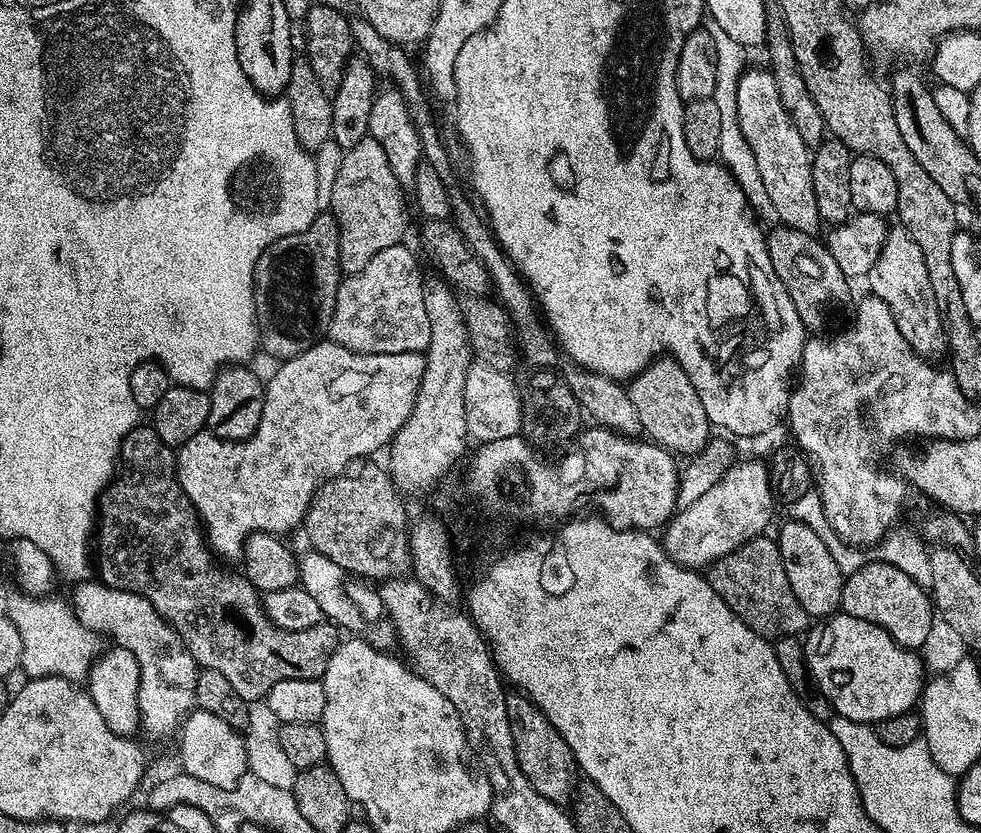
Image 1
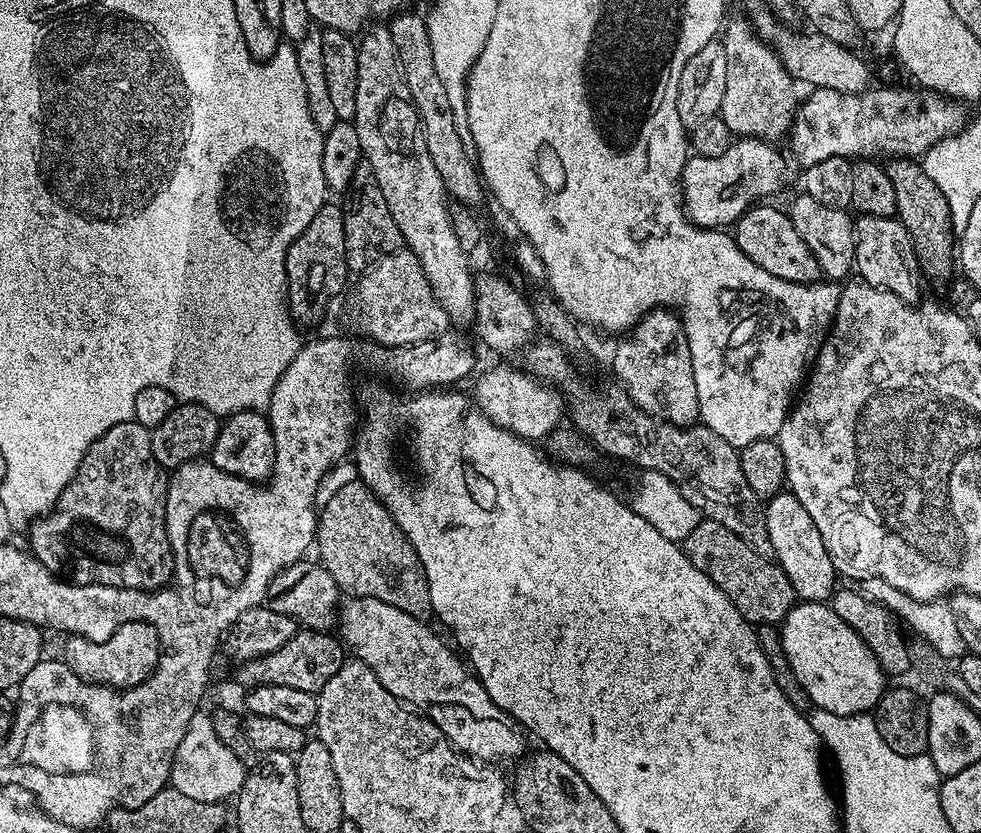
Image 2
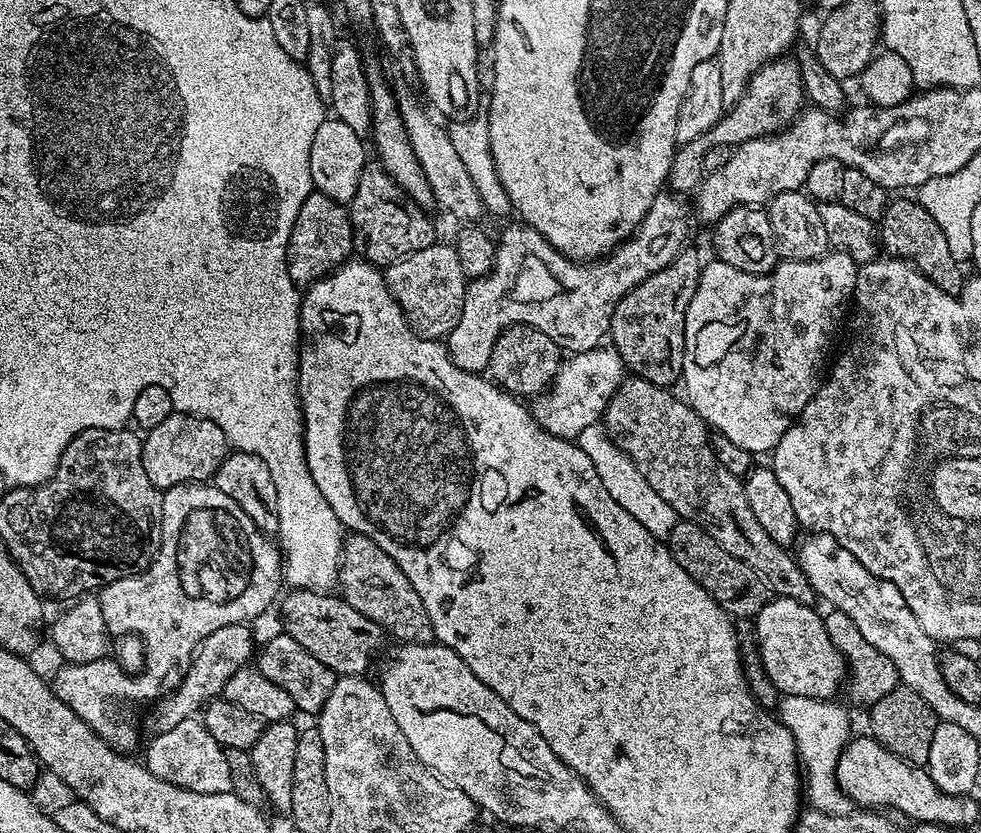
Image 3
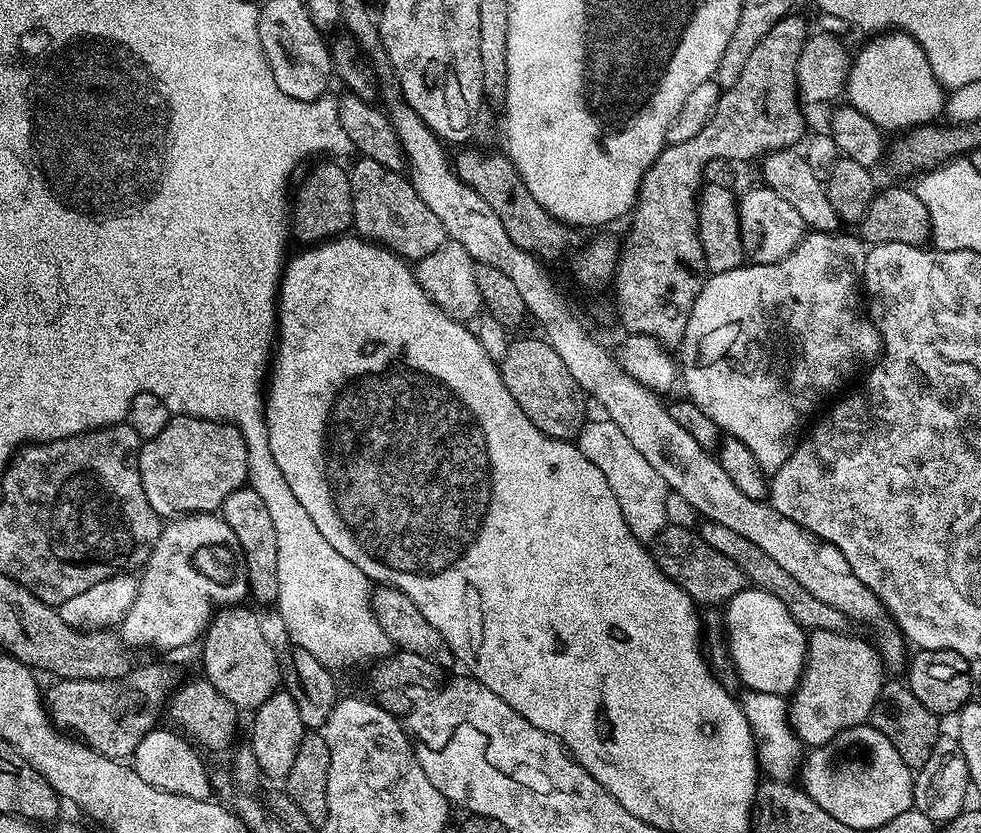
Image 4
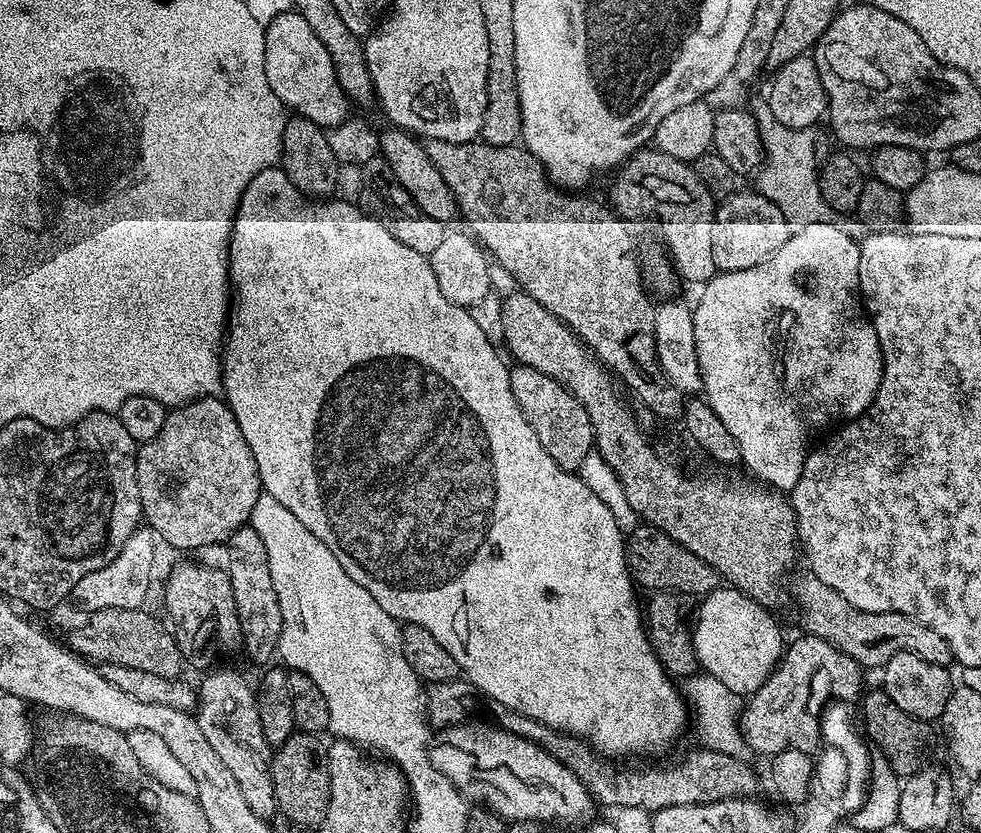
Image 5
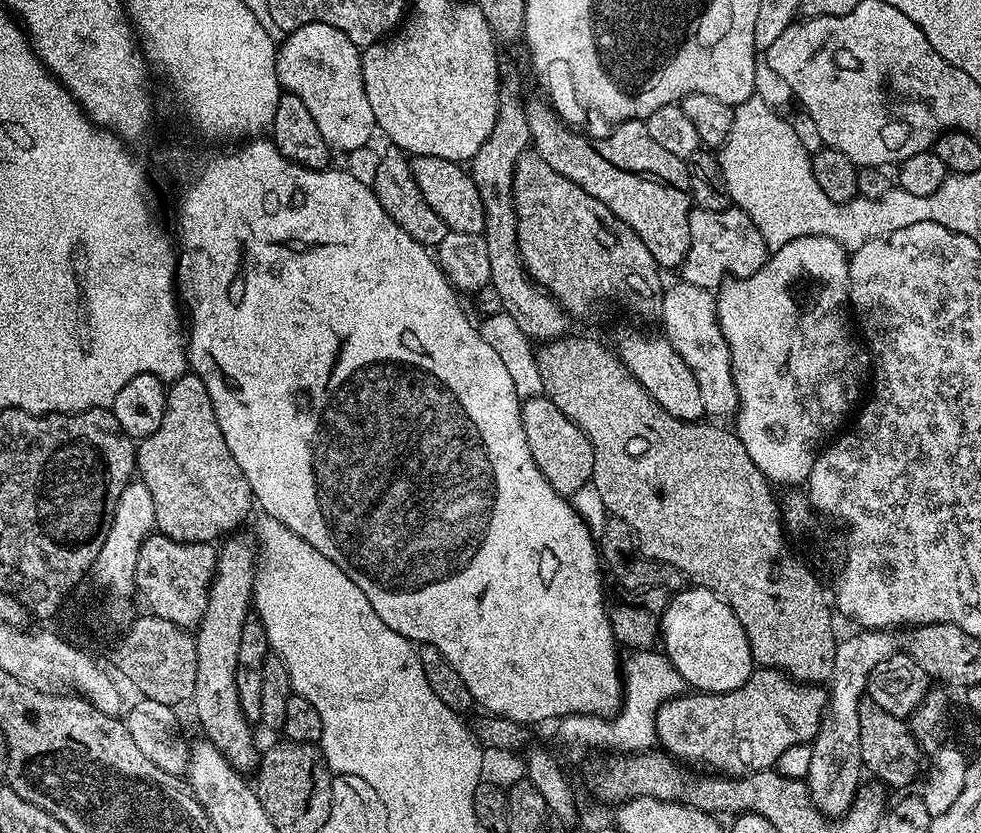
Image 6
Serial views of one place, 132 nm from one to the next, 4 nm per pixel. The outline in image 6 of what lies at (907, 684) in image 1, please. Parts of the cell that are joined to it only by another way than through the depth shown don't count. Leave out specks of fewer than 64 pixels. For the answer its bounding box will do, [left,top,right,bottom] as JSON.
[660,586,753,692]

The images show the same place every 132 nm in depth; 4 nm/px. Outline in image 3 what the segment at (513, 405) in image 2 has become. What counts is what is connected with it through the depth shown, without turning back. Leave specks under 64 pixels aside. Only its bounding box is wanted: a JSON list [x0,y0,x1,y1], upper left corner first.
[531,346,626,441]

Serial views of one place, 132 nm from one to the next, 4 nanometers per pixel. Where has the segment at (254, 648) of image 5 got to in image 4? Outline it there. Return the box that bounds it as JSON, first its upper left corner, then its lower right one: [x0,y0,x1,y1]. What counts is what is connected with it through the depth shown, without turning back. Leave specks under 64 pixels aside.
[218,486,278,605]

